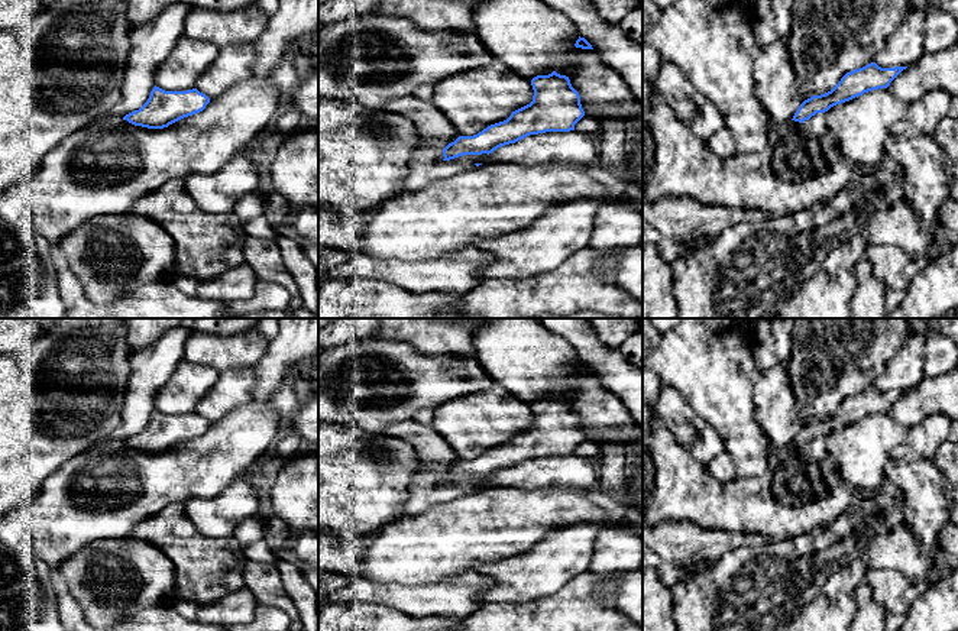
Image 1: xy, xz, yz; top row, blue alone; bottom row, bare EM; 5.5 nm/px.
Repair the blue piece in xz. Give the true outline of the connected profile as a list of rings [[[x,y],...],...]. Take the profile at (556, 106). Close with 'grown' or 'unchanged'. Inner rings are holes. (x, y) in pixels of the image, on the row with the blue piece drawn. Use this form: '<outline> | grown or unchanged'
[[[553,71],[531,80],[533,101],[499,123],[491,124],[478,135],[459,136],[443,149],[443,161],[463,155],[492,153],[501,146],[515,143],[530,135],[546,132],[570,132],[585,116],[579,93],[569,77]]] | unchanged

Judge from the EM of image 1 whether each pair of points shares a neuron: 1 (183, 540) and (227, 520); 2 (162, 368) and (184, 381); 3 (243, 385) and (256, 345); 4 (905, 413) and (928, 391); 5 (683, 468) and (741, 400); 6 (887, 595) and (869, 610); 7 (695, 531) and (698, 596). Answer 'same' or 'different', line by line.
1: different
2: different
3: different
4: same
5: different
6: different
7: different

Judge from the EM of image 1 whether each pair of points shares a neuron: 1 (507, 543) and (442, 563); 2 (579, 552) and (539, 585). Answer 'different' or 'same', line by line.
1: same
2: same

